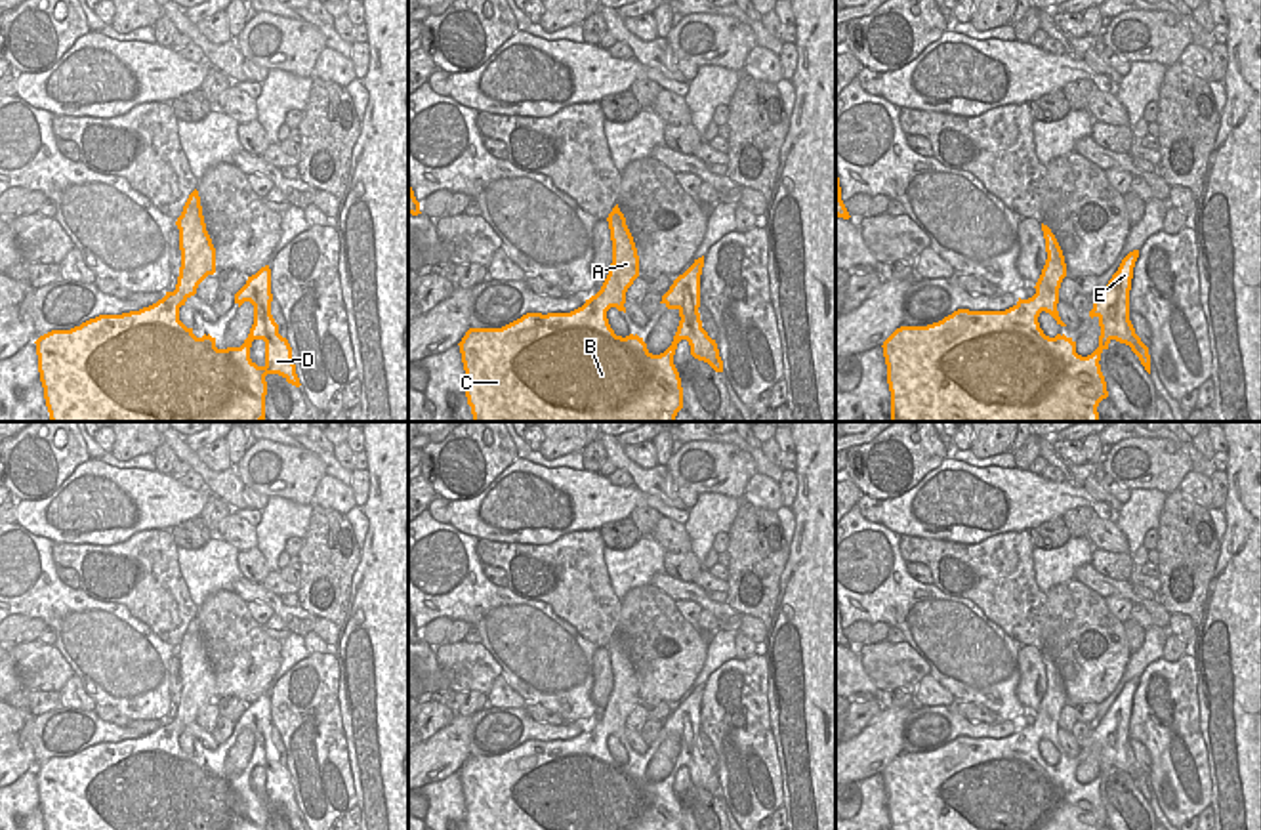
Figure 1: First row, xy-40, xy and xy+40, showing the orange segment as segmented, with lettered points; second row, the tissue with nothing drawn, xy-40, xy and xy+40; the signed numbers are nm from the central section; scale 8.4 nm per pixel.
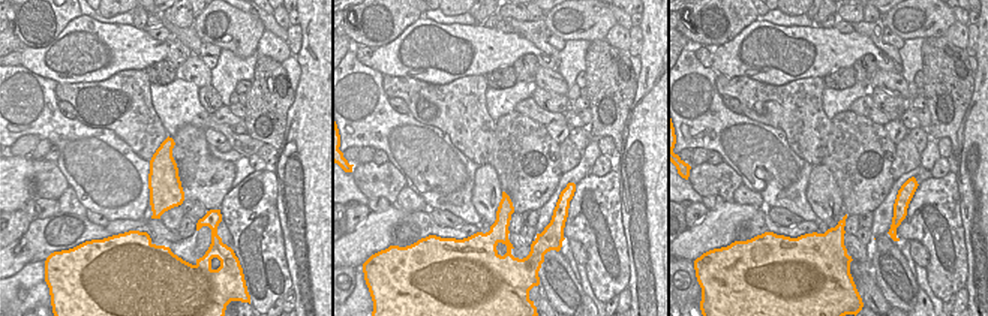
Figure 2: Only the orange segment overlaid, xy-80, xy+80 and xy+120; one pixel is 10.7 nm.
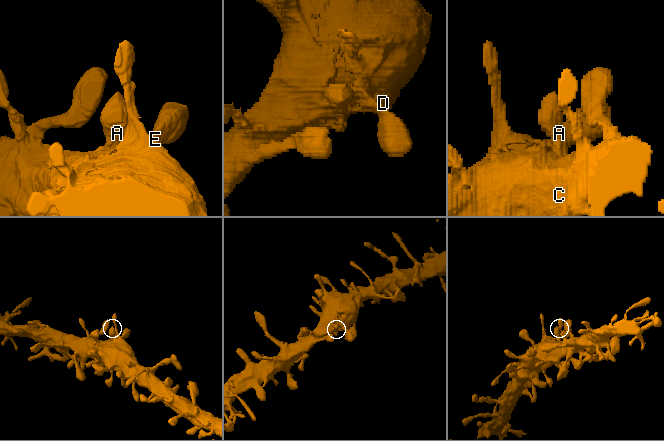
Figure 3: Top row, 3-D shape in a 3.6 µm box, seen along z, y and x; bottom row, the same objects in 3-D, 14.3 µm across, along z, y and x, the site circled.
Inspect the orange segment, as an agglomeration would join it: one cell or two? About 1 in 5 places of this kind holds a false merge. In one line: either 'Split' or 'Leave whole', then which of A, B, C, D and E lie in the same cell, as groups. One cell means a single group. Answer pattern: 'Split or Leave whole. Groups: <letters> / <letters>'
Leave whole. Groups: A B C D E.

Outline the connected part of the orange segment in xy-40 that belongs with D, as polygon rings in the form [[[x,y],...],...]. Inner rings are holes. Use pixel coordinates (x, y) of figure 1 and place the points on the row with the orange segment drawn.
[[[198,191],[181,216],[181,267],[174,292],[156,303],[122,315],[99,315],[71,330],[52,330],[36,343],[38,372],[52,422],[263,422],[267,374],[279,374],[300,387],[292,347],[279,334],[271,315],[271,269],[261,267],[235,294],[235,303],[254,305],[254,324],[240,347],[217,349],[210,334],[196,338],[179,321],[179,307],[196,294],[198,284],[216,273],[216,248],[206,231]],[[254,340],[265,342],[265,364],[250,359]]]

